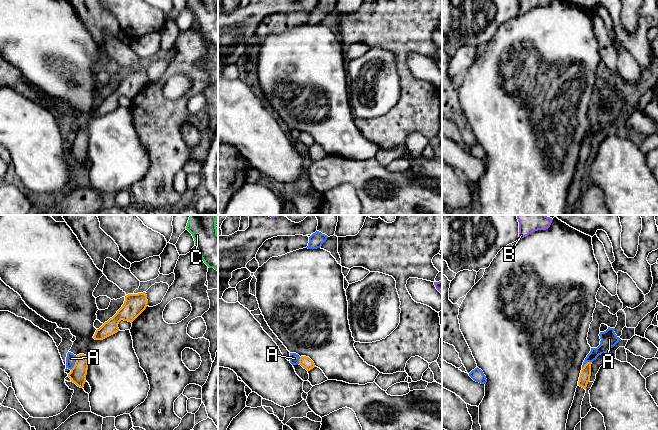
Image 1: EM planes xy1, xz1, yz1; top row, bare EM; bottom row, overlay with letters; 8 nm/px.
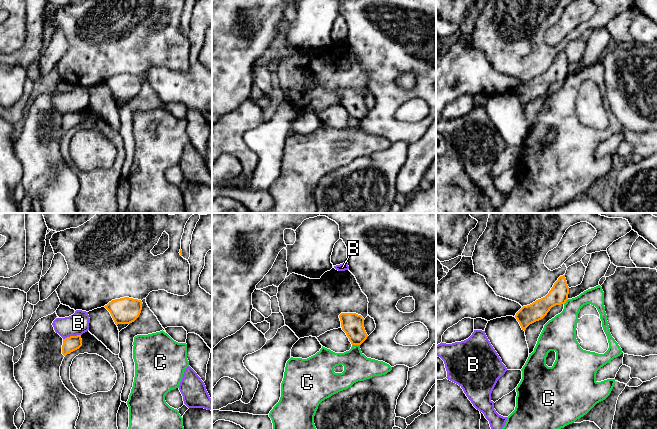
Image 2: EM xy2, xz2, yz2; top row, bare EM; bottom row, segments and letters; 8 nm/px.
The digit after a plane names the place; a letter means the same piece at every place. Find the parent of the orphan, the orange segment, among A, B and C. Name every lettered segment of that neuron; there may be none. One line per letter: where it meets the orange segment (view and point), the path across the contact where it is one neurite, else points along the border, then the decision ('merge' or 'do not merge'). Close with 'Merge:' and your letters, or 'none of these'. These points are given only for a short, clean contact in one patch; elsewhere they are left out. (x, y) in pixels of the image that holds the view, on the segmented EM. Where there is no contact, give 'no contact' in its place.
A: meets orange in xy1 at (75, 363); border along xy1 (76, 356), (76, 361), (70, 369); do not merge
B: meets orange in xy2 at (71, 336); do not merge
C: meets orange in xz2 at (356, 344); border along xz2 (352, 344), (359, 345); do not merge
Merge: none of these

